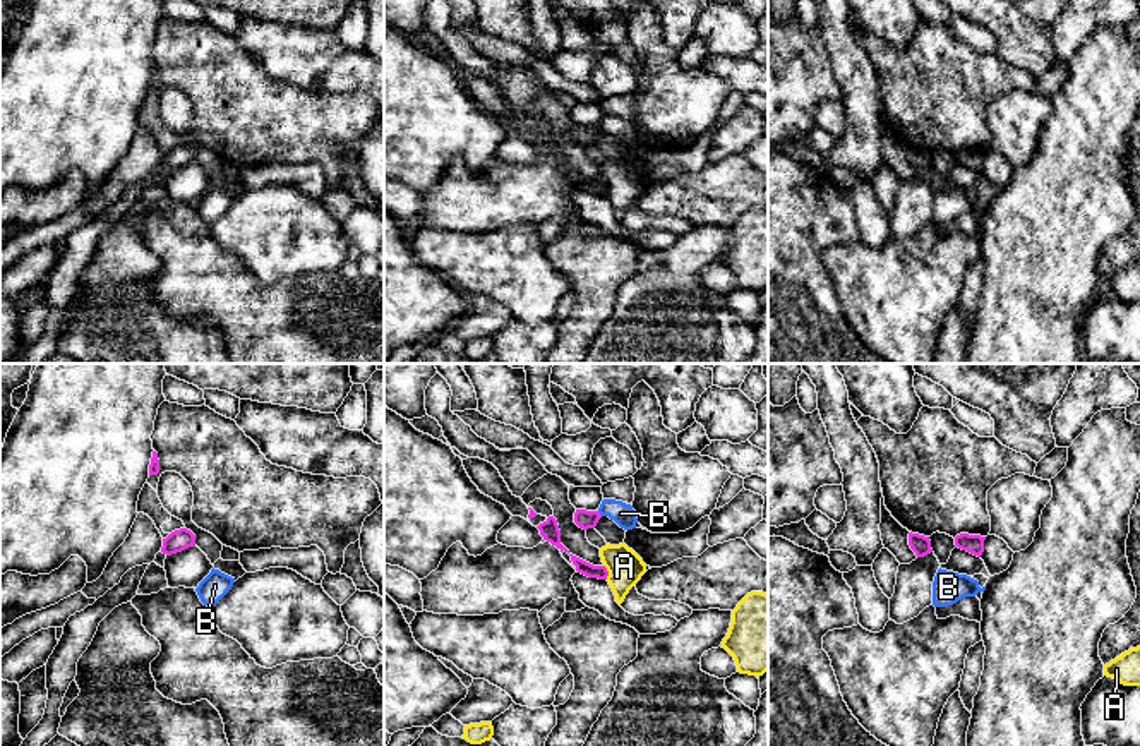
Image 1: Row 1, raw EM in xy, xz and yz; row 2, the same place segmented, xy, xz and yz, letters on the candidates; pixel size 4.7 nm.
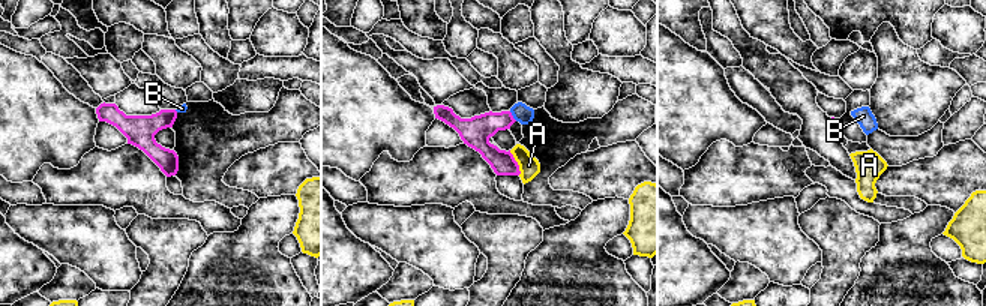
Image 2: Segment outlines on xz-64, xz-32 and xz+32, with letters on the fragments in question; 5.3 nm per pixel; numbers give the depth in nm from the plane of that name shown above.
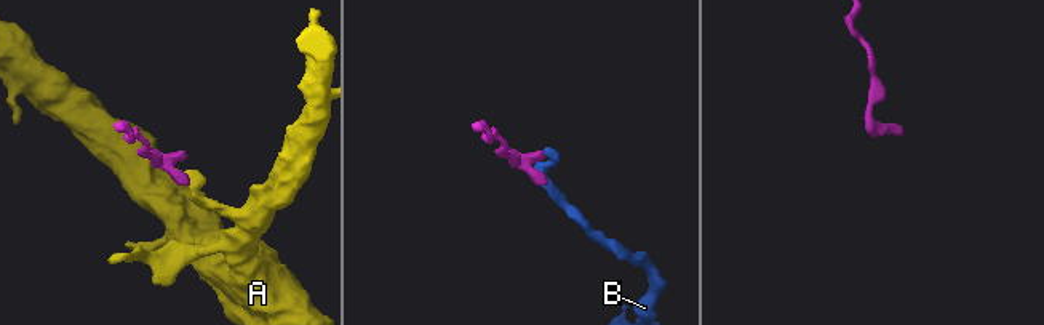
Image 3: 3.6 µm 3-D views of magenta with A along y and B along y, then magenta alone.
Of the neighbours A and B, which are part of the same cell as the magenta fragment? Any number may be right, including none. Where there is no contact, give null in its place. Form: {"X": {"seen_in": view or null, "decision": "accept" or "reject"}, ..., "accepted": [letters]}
{"A": {"seen_in": "xz", "decision": "reject"}, "B": {"seen_in": "xz", "decision": "reject"}, "accepted": []}

